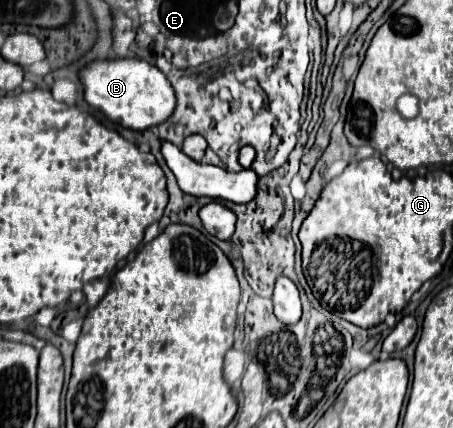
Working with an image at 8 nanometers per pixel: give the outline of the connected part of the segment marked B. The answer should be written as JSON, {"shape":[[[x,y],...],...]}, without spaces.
{"shape":[[[95,60],[81,72],[81,80],[85,88],[85,100],[93,108],[99,108],[113,122],[119,122],[131,130],[149,130],[167,122],[177,106],[175,88],[167,76],[145,60]]]}

